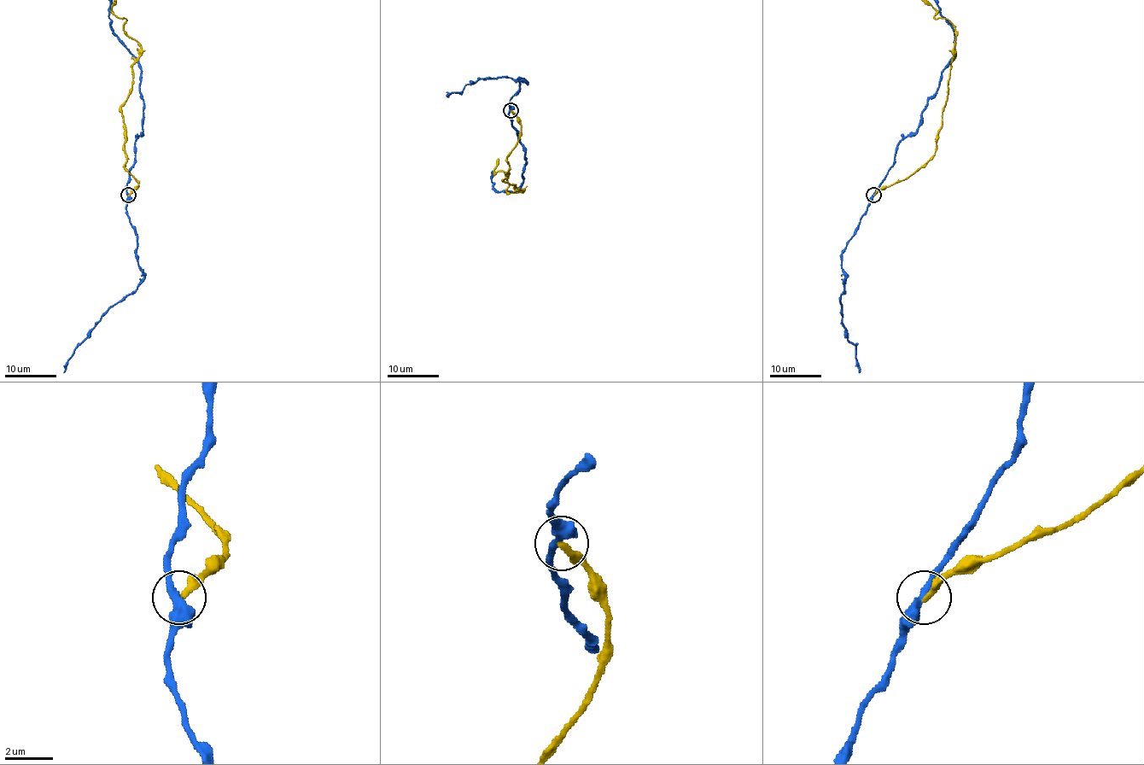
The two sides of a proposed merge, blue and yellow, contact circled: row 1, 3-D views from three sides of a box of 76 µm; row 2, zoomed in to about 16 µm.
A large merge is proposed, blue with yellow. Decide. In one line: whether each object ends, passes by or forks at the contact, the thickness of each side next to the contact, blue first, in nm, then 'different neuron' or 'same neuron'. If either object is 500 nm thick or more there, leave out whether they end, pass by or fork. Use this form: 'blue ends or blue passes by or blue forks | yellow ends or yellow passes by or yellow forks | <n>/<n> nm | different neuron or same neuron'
blue passes by | yellow ends | 360/280 nm | different neuron

